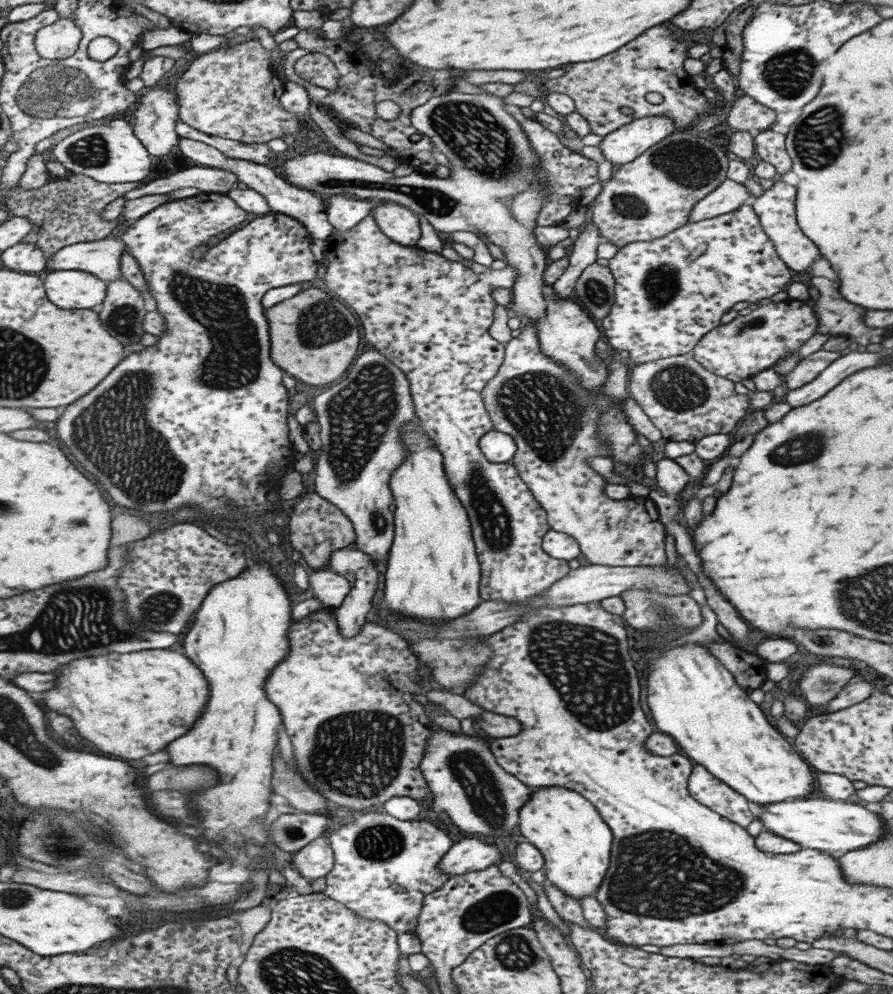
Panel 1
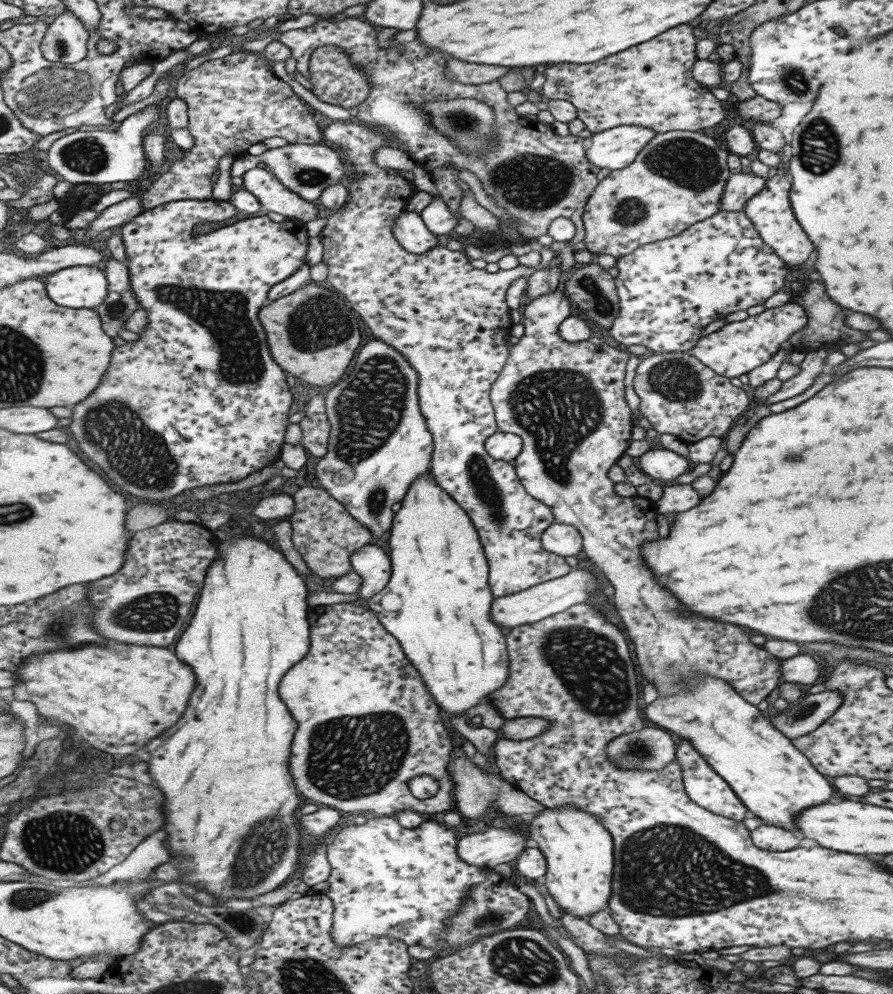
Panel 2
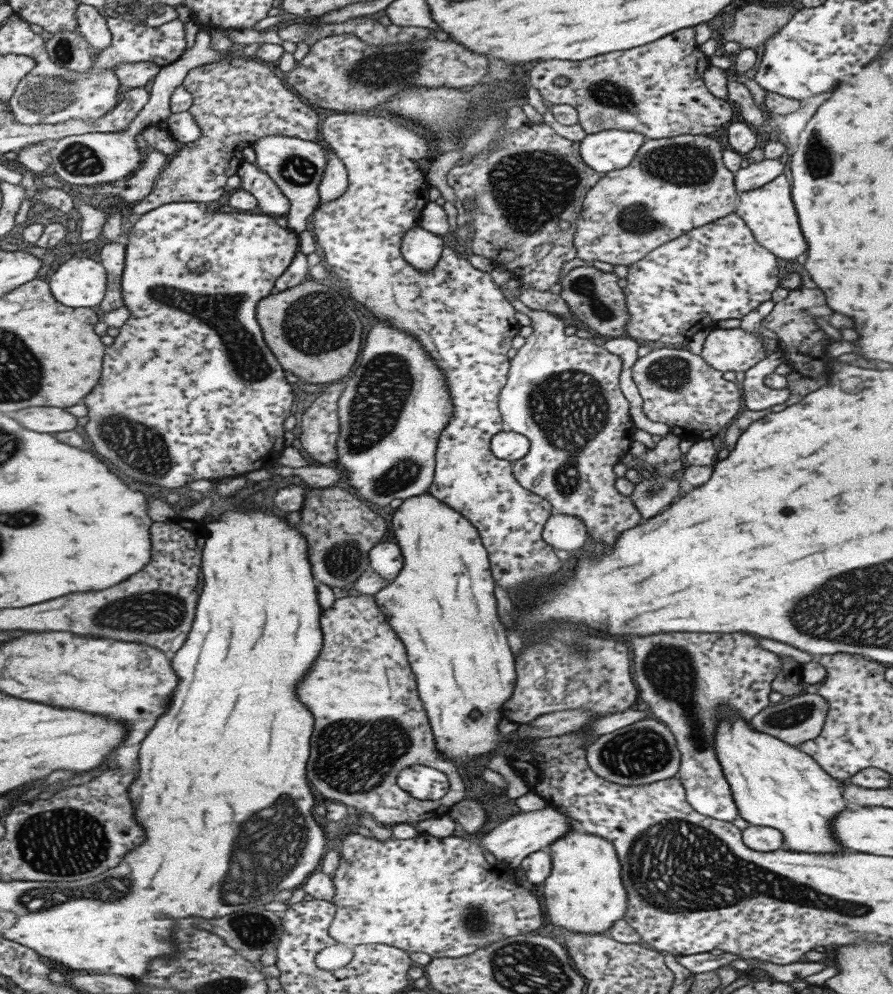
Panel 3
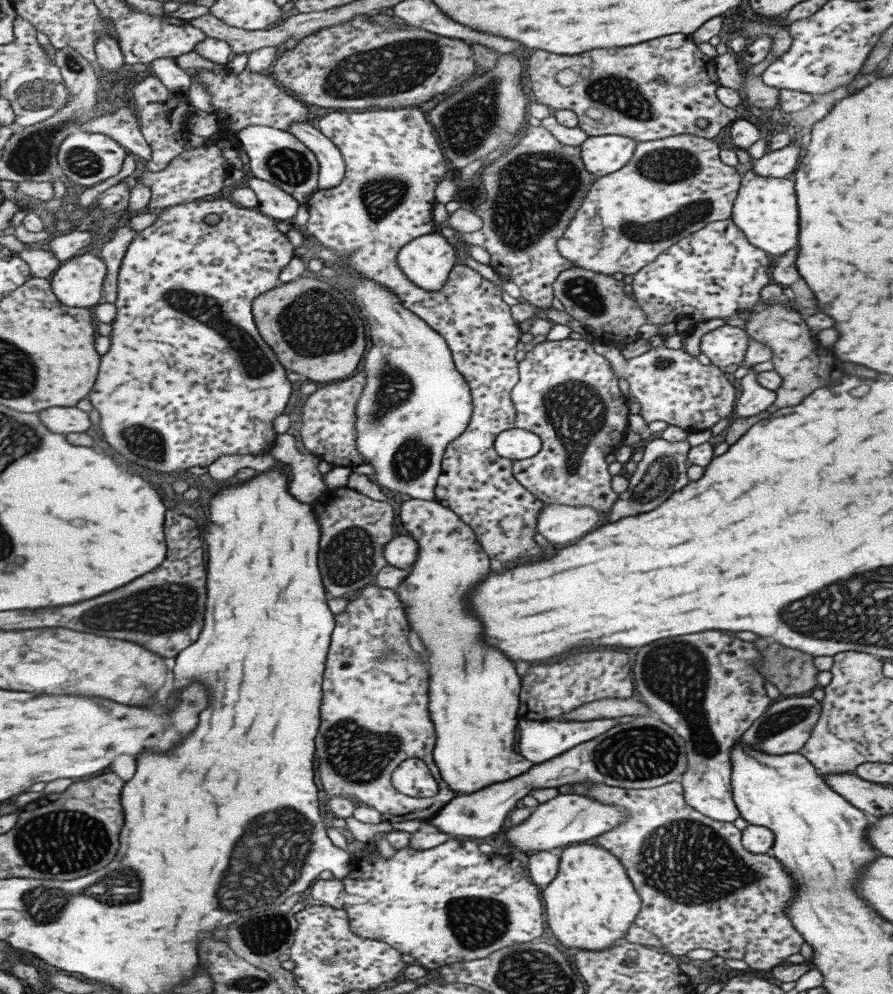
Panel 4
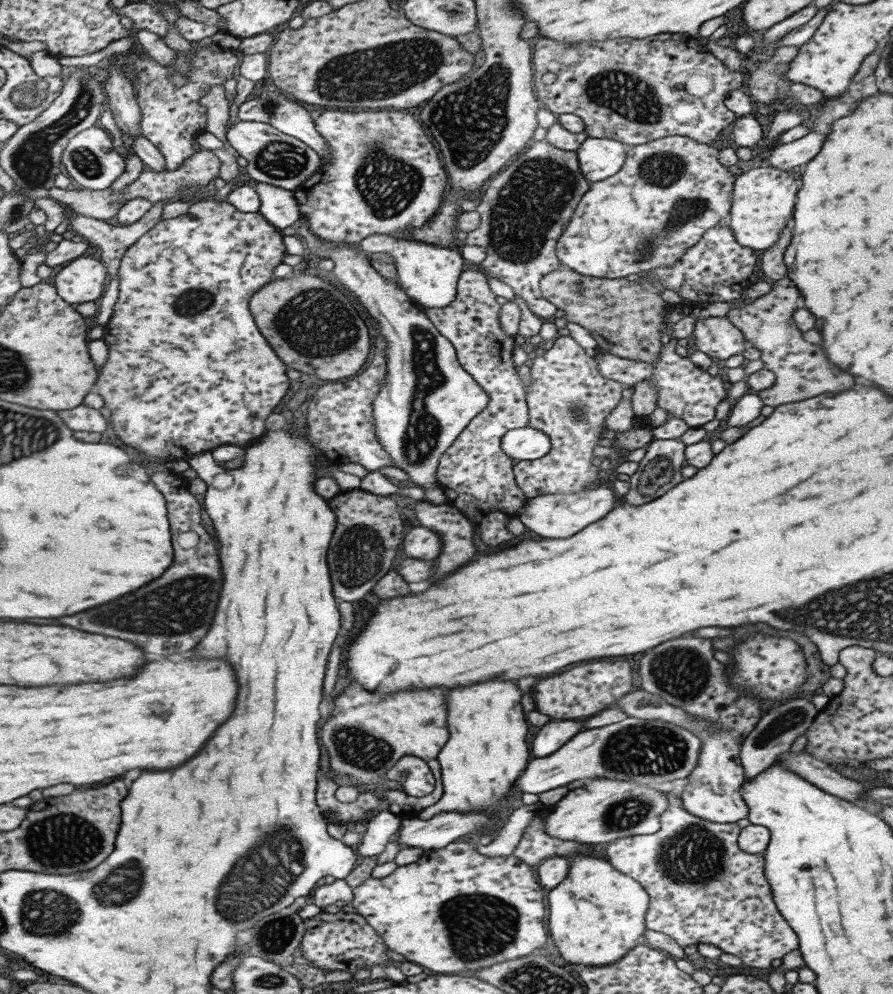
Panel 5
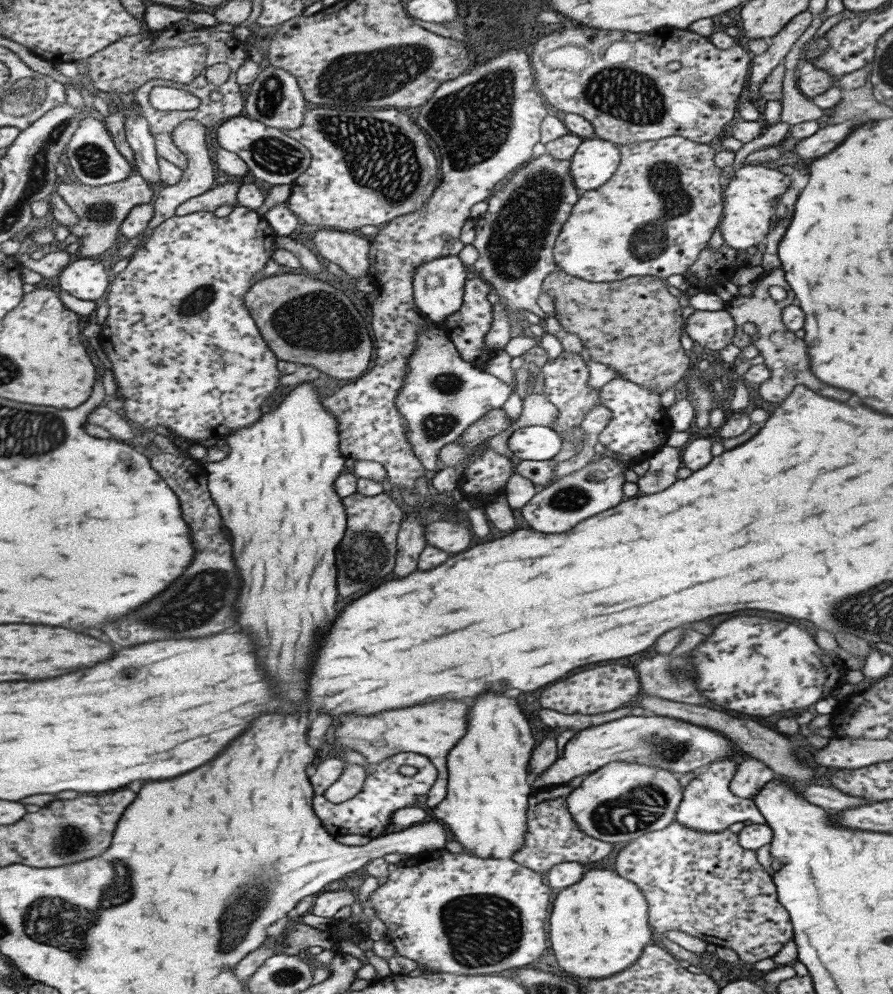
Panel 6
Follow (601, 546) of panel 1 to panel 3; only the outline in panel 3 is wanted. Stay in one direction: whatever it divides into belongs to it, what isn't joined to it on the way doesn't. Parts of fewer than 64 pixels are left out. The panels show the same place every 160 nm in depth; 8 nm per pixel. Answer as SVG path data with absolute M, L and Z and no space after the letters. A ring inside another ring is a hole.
M517 297L513 299L511 306L513 306L515 311L525 314L530 318L530 327L533 330L524 338L524 344L511 355L511 360L509 360L509 372L507 372L507 382L505 382L505 386L501 388L497 395L497 408L499 409L503 430L516 432L517 434L525 436L527 440L530 440L529 450L525 453L525 456L511 462L512 473L517 474L517 478L521 478L521 486L525 486L525 490L533 490L533 494L540 495L543 500L546 500L552 506L554 513L576 516L584 523L586 534L589 534L589 538L593 538L595 542L601 542L601 544L605 544L605 546L613 546L618 534L641 524L643 521L642 516L634 507L630 498L617 492L617 489L614 487L616 476L611 470L613 465L619 463L620 458L628 452L635 430L628 411L628 400L622 395L618 387L620 370L622 369L621 359L617 355L611 354L608 350L605 350L604 345L597 346L593 343L593 346L583 346L583 340L581 340L581 338L576 335L566 335L564 333L566 326L556 314L531 310L524 304L521 304ZM741 632L649 634L649 636L633 636L629 644L633 650L631 660L633 660L633 674L635 674L639 698L647 702L650 717L662 723L674 736L680 754L677 776L684 788L686 801L695 812L703 816L723 822L735 820L739 813L713 748L715 728L721 720L718 710L721 707L729 707L745 722L750 721L757 712L769 705L767 696L772 691L770 684L780 671L782 661L777 655L761 649L757 637Z

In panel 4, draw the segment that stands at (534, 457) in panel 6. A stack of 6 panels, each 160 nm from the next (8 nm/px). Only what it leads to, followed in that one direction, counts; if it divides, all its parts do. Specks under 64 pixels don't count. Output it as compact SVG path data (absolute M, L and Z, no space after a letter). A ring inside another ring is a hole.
M523 429L504 430L495 438L496 453L512 462L532 457L540 448L540 438Z

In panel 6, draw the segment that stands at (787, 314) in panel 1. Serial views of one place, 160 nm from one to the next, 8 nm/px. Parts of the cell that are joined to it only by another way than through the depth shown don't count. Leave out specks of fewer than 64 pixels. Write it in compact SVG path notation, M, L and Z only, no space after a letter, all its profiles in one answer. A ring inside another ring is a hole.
M725 307L721 310L694 310L686 318L683 333L699 346L718 351L731 342L735 334L734 322Z

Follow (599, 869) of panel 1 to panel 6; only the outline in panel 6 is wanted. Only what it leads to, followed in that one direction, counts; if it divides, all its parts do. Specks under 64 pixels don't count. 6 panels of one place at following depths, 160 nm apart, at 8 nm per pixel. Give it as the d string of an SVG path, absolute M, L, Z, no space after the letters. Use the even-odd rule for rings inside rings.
M585 870L578 881L556 894L549 914L549 942L557 964L579 978L611 977L631 966L651 940L642 892L611 870Z

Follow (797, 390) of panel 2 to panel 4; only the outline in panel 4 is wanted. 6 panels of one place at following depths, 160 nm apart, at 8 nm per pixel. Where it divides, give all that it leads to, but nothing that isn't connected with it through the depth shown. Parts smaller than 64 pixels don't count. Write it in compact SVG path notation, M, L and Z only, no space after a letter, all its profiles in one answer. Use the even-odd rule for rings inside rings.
M749 369L739 380L740 393L737 394L737 402L734 402L735 411L733 414L739 418L755 416L759 412L767 410L773 404L776 394L768 388L763 388L755 382L758 374Z

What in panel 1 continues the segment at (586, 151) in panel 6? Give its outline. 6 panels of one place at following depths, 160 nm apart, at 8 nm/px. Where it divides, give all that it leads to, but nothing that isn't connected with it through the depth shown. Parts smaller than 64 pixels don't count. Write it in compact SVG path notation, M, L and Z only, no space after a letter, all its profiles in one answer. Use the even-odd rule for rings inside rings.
M652 116L625 124L601 138L597 146L612 167L632 161L675 131L673 120Z

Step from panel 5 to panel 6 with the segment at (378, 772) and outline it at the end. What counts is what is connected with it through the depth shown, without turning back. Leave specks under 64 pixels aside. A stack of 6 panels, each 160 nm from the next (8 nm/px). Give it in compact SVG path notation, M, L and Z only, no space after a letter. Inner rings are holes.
M459 700L429 702L423 706L411 706L401 710L387 710L375 716L349 716L349 722L335 726L335 738L341 746L361 752L371 767L385 762L399 753L425 754L439 770L437 784L428 792L426 805L436 807L448 797L448 756L457 742L467 734L467 704Z

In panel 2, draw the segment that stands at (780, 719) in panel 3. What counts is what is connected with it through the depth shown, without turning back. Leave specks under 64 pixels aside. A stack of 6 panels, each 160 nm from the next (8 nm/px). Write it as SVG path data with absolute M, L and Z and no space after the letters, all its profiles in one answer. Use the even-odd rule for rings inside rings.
M825 690L802 696L797 701L789 703L788 708L775 716L767 715L767 712L763 714L775 730L779 730L791 740L813 732L837 710L841 701L841 693L836 690Z

